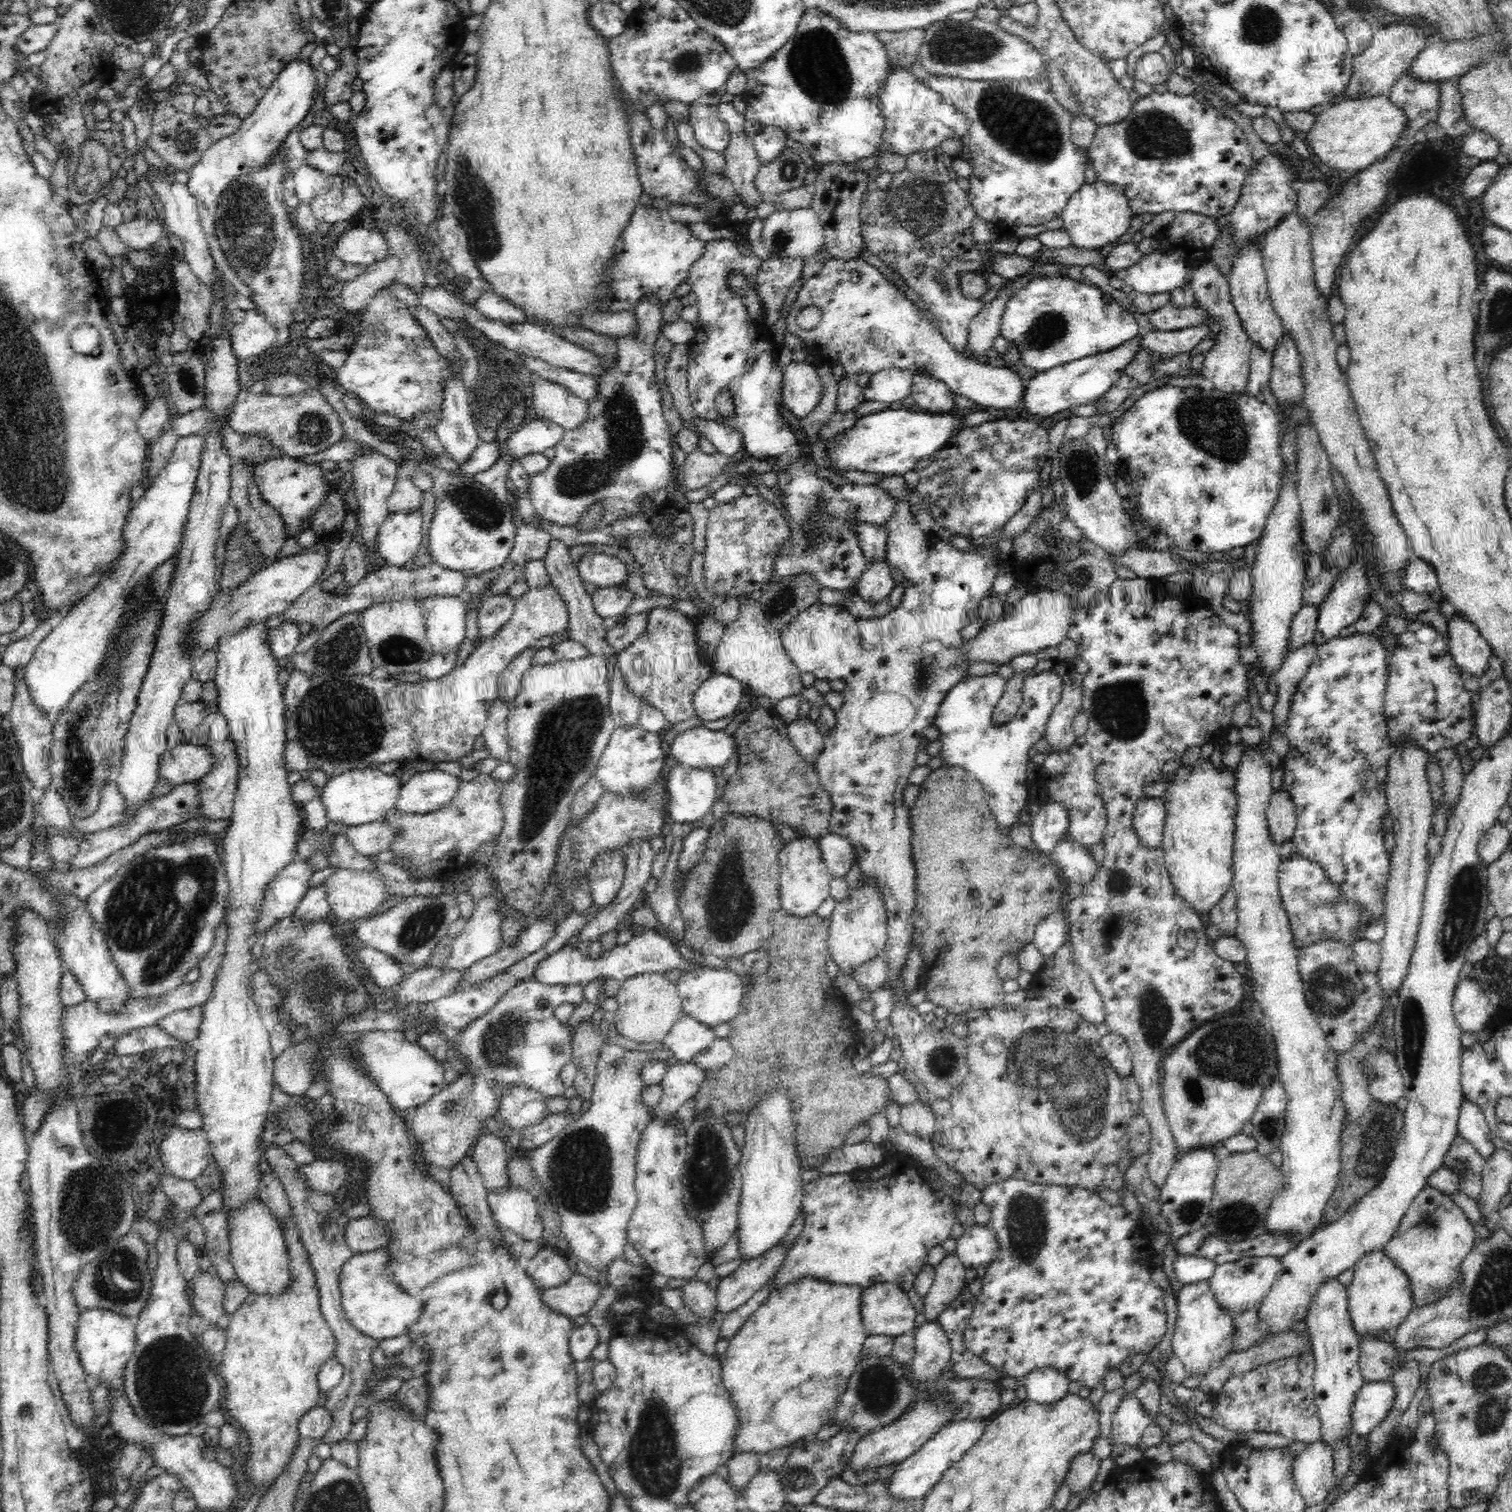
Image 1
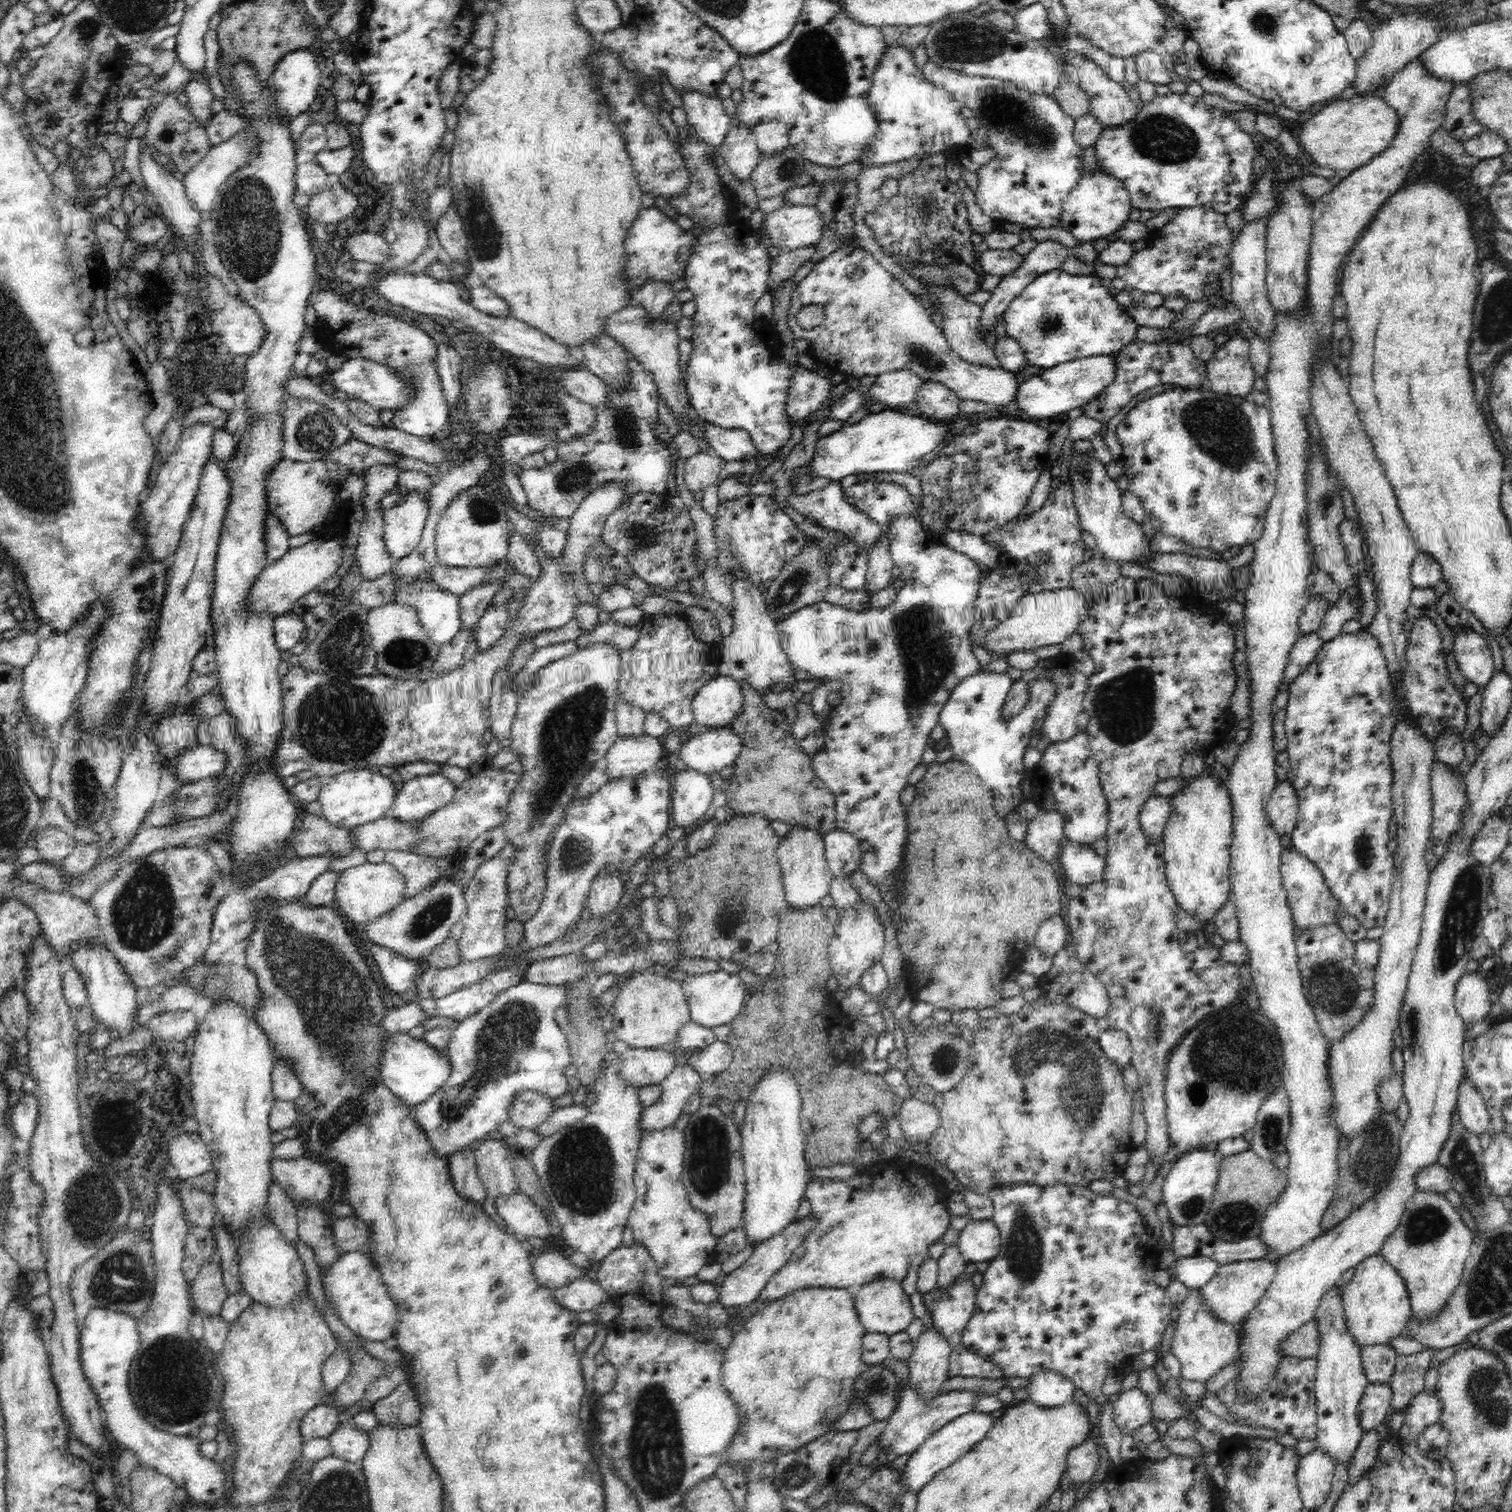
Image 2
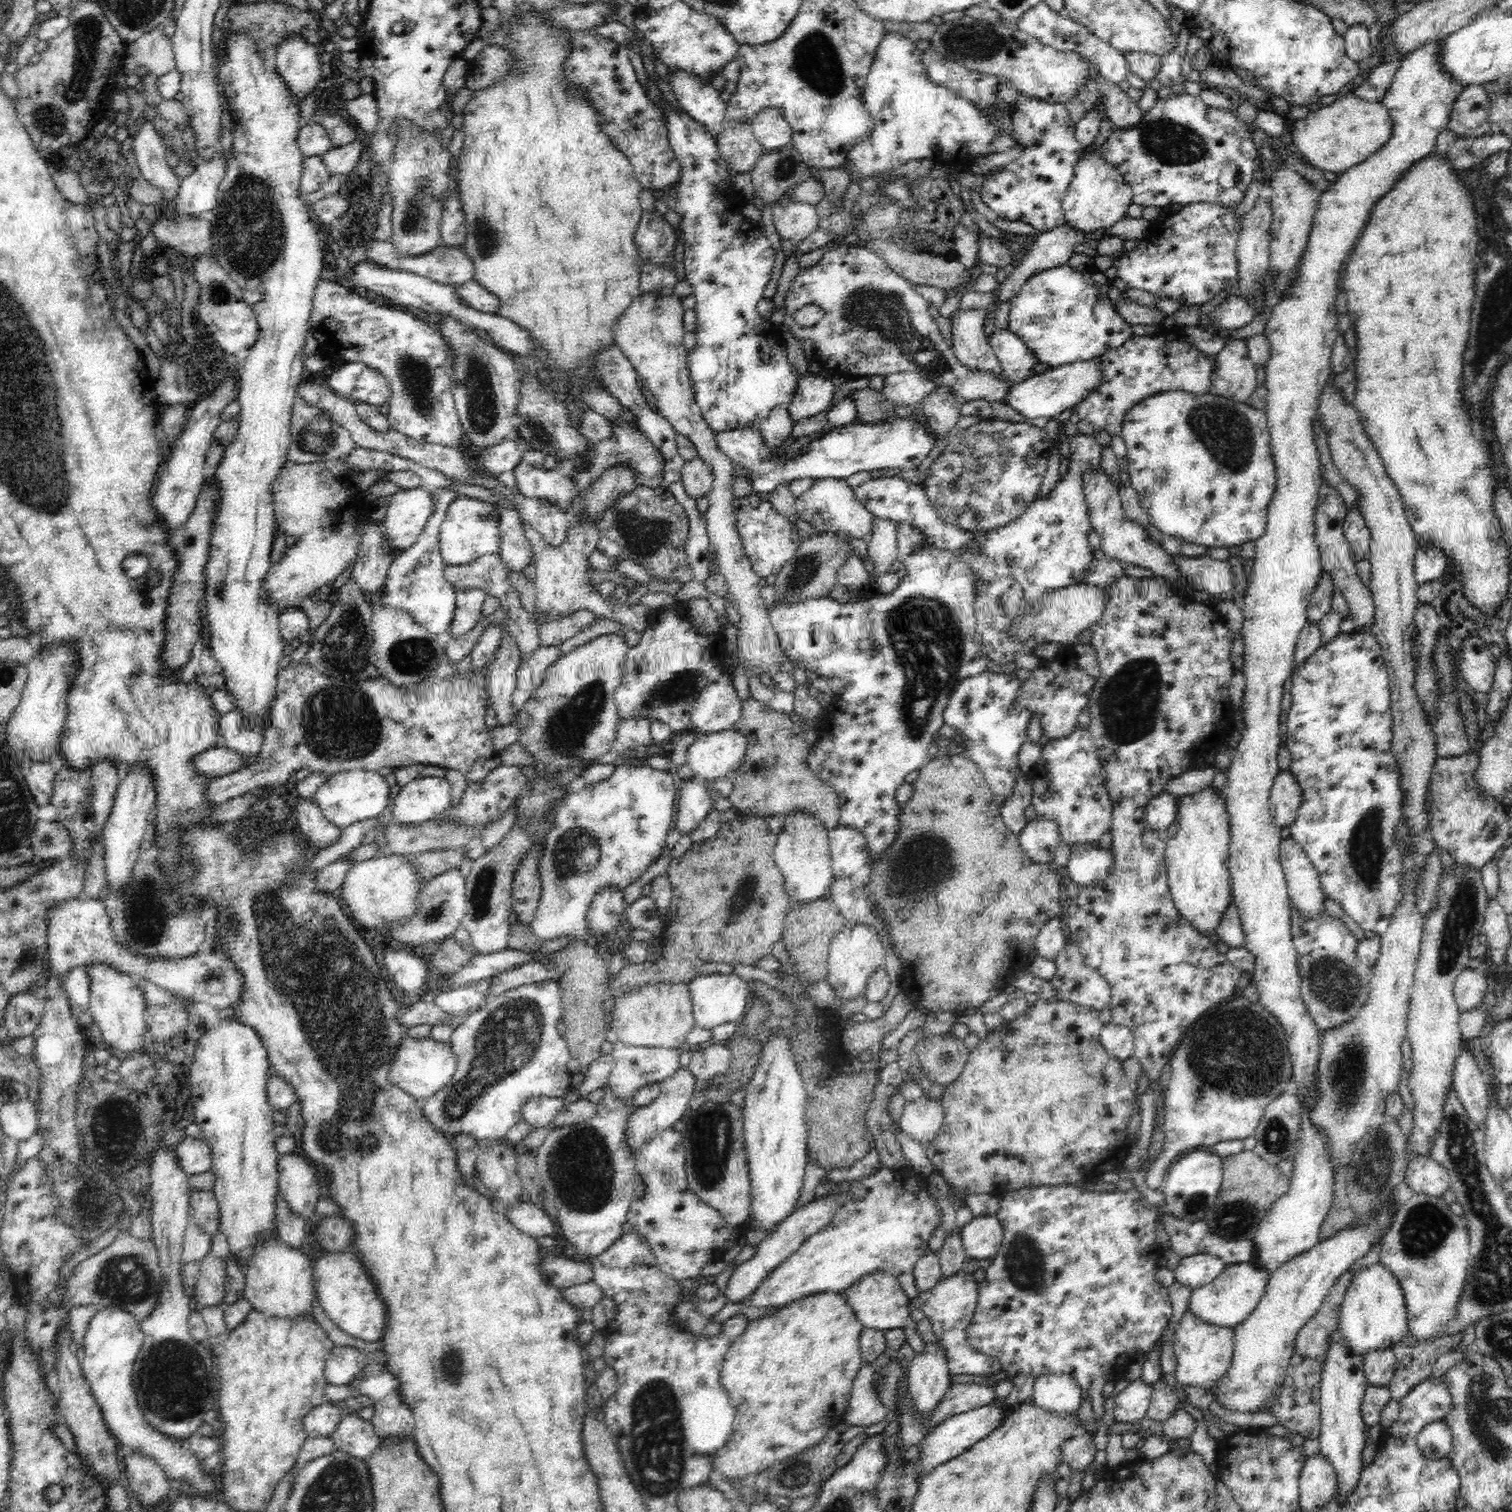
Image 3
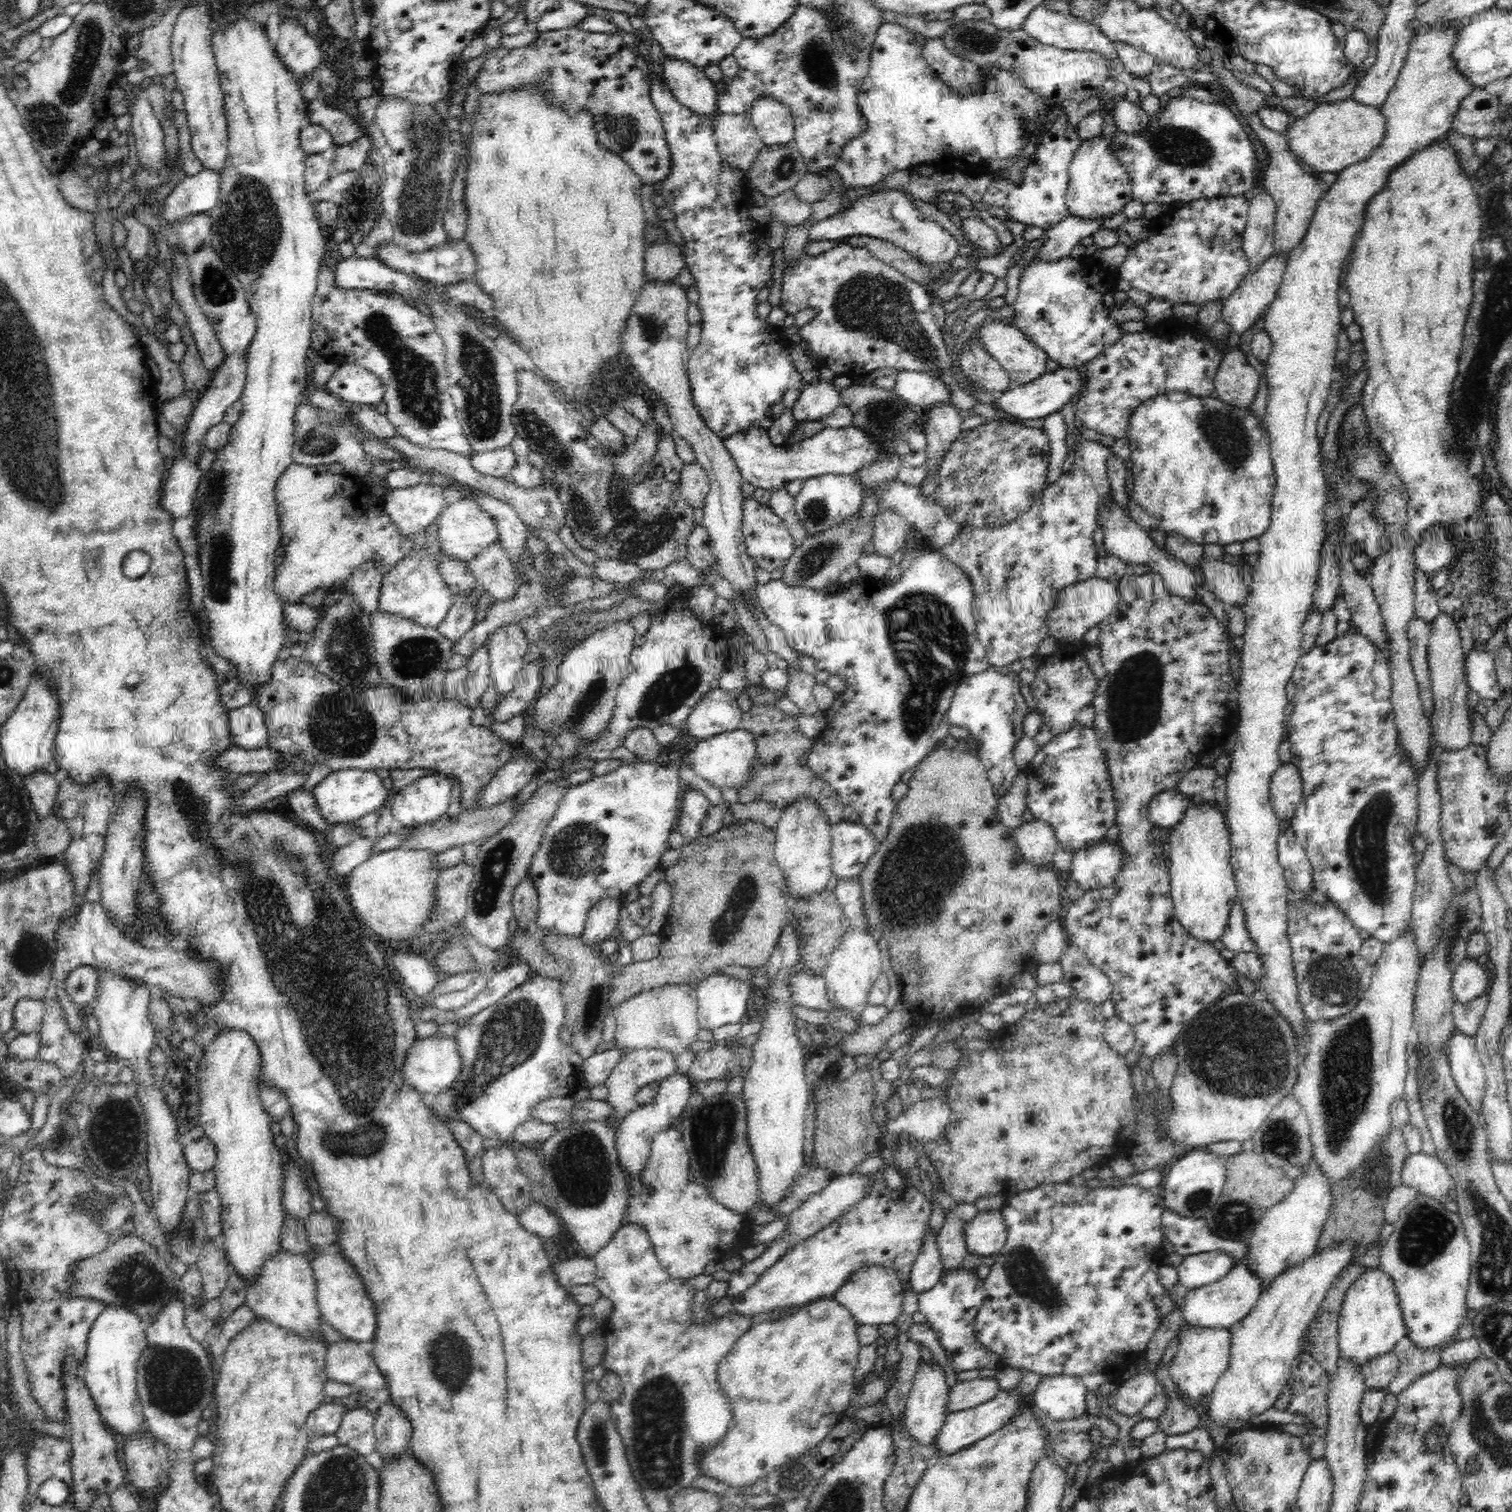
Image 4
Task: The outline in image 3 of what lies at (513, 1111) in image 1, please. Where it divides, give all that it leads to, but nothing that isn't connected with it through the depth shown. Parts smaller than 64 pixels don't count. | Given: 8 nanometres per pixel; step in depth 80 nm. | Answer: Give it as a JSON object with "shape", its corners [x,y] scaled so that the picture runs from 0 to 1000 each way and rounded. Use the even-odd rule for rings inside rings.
{"shape":[[[361,725],[350,727],[345,733],[344,741],[349,742],[353,746],[361,747],[364,742],[374,733],[372,726]]]}

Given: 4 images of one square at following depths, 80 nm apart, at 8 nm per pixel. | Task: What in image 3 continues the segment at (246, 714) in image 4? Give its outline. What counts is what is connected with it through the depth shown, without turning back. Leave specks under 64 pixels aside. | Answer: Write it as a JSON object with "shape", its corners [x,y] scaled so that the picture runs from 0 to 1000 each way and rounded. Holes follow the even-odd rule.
{"shape":[[[153,469],[146,474],[144,493],[161,499],[161,505],[165,505],[172,497],[175,485],[167,483],[159,469]]]}

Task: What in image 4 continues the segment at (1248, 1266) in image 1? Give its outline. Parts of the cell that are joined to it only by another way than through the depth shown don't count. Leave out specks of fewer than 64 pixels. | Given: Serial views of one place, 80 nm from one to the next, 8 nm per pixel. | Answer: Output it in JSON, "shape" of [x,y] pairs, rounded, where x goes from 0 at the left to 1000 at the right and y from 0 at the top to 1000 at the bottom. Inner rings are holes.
{"shape":[[[819,835],[810,845],[798,851],[787,853],[784,856],[781,870],[782,874],[792,878],[809,879],[819,875],[831,862],[834,853],[834,847],[825,838]]]}

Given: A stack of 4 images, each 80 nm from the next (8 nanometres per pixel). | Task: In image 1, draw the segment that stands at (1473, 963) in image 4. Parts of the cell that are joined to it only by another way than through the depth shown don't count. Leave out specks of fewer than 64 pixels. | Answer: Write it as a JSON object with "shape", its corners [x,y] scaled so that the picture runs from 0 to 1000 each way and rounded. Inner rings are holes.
{"shape":[[[970,646],[964,651],[961,667],[964,680],[968,683],[980,683],[991,670],[991,665],[985,663],[983,656],[976,649]]]}

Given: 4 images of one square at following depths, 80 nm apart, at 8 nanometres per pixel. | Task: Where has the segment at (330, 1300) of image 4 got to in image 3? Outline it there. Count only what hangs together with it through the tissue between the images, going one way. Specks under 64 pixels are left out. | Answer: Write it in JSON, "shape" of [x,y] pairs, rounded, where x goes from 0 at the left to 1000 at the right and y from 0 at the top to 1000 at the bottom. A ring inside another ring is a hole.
{"shape":[[[214,828],[214,831],[206,835],[208,856],[216,870],[225,880],[234,885],[239,885],[245,888],[253,886],[256,872],[255,863],[250,857],[247,847],[235,829]]]}

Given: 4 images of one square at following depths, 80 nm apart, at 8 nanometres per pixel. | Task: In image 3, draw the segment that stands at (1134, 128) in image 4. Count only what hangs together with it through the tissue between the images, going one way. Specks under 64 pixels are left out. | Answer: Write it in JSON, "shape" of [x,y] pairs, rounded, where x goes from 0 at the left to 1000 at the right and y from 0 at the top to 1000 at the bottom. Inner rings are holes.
{"shape":[[[726,47],[725,52],[720,53],[719,56],[723,60],[726,61],[727,66],[728,63],[729,64],[728,67],[729,67],[731,72],[731,76],[739,86],[753,84],[757,77],[757,74],[746,64],[745,61],[739,56],[735,56]]]}

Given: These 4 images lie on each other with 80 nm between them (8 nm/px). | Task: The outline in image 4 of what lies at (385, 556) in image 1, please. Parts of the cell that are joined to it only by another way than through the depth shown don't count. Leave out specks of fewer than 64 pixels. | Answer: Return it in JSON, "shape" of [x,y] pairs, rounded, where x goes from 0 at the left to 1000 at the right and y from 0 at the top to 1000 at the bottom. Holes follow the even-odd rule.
{"shape":[[[278,319],[271,323],[257,323],[253,329],[255,339],[267,355],[280,351],[296,334],[294,322],[287,319]]]}

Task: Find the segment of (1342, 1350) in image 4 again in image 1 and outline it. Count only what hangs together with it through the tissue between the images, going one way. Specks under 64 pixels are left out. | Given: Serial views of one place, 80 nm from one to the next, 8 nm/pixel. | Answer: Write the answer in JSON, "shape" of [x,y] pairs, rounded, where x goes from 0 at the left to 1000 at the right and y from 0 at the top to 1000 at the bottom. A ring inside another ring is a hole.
{"shape":[[[915,827],[905,828],[895,837],[895,846],[891,851],[892,858],[892,869],[894,872],[894,877],[898,882],[899,886],[906,886],[907,884],[918,881],[918,880],[923,880],[927,874],[931,870],[931,868],[935,866],[935,857],[932,845],[927,839],[919,833]]]}

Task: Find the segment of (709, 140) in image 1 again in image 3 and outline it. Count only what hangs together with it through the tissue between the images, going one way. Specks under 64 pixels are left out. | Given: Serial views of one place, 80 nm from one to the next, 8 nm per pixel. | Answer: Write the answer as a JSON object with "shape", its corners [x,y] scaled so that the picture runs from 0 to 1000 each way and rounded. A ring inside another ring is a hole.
{"shape":[[[442,47],[442,56],[450,71],[475,93],[480,79],[478,62],[464,51],[454,47]]]}

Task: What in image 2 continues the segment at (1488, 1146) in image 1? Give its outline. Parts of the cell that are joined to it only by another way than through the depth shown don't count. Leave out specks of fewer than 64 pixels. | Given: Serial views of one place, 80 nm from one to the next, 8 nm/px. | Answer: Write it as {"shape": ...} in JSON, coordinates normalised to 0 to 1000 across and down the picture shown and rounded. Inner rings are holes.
{"shape":[[[968,709],[967,716],[964,719],[964,731],[966,741],[970,747],[970,749],[979,753],[979,757],[983,761],[985,758],[985,753],[983,751],[985,747],[985,738],[981,726],[979,724],[971,710]]]}

